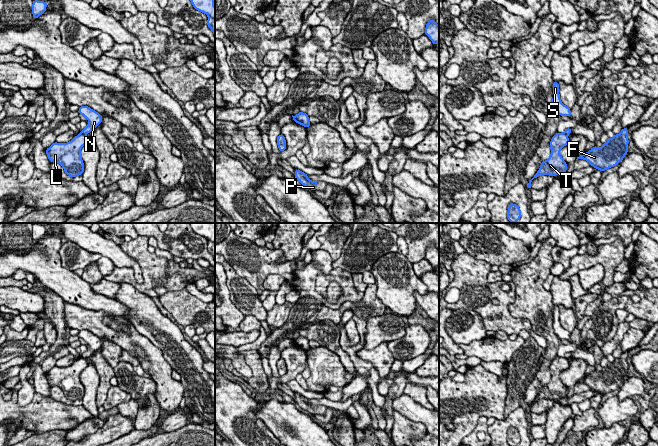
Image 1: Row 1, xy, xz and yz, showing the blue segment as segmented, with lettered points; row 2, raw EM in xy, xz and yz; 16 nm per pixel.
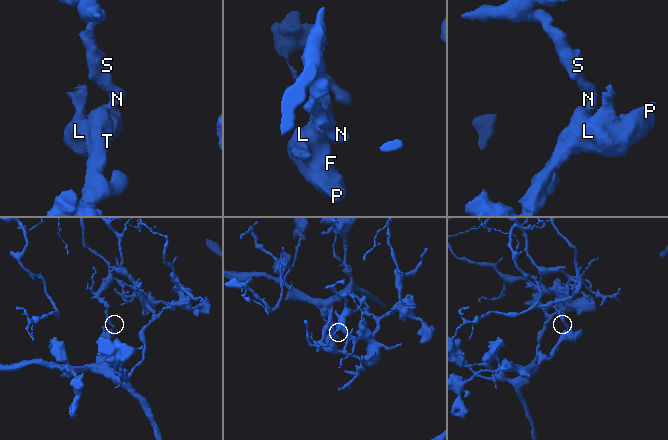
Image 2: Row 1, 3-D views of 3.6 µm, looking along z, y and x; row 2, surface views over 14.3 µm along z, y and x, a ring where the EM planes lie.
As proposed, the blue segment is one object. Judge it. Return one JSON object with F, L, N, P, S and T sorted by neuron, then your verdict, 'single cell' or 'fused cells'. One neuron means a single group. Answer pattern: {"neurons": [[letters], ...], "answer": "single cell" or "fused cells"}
{"neurons": [["F", "L", "P", "T"], ["N", "S"]], "answer": "fused cells"}

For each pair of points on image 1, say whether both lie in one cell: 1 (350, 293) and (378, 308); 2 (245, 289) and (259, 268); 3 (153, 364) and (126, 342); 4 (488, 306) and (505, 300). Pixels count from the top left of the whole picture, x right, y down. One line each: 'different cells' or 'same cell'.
1: different cells
2: different cells
3: same cell
4: same cell

